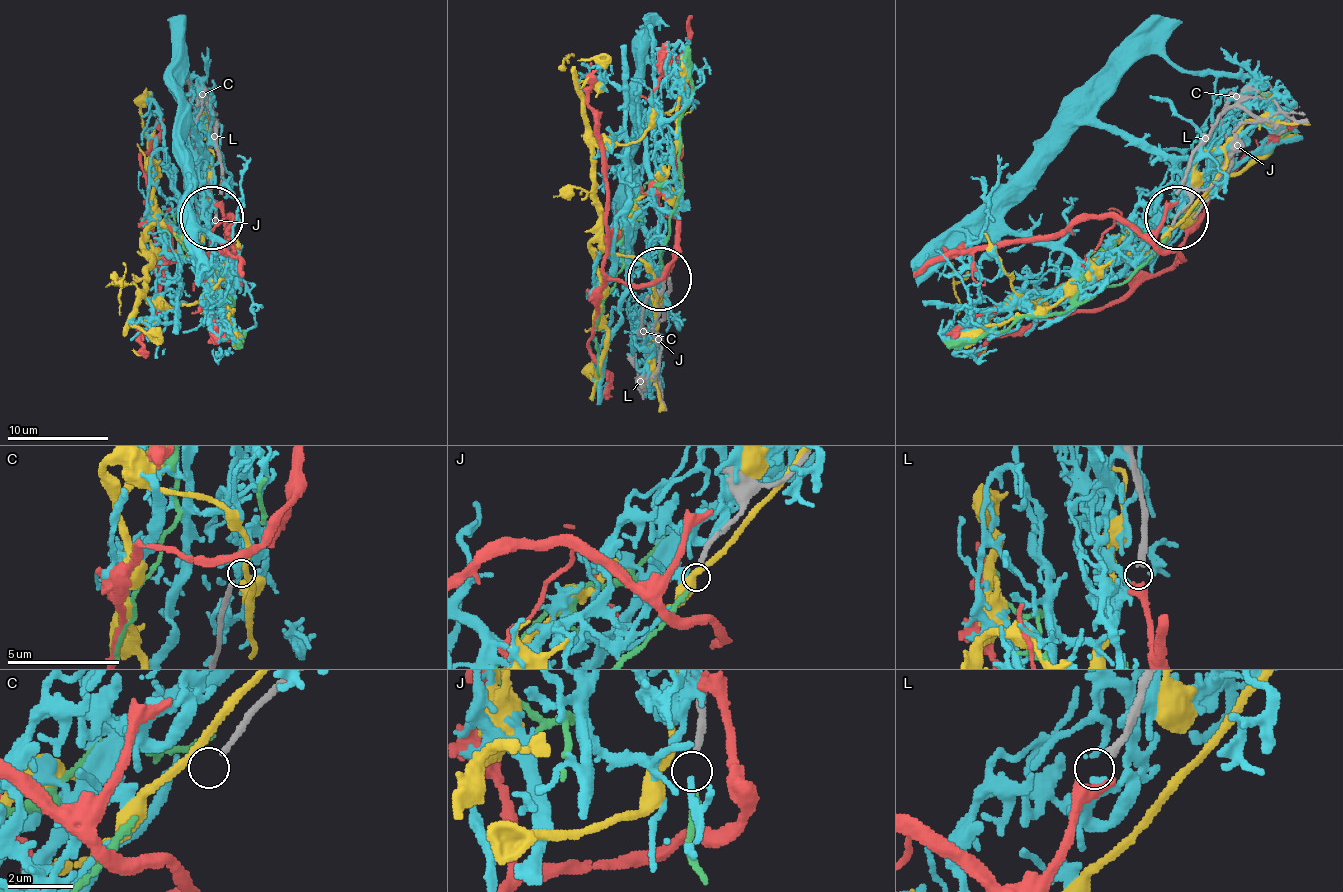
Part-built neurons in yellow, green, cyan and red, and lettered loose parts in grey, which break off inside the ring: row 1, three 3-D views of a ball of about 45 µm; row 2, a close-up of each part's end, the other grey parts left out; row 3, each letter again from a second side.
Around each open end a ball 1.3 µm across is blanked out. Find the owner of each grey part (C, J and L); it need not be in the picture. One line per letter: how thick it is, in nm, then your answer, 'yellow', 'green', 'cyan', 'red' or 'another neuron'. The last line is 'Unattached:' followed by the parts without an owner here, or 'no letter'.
C: 180 nm thick; another neuron
J: 200 nm thick; green
L: 280 nm thick; red
Unattached: C

